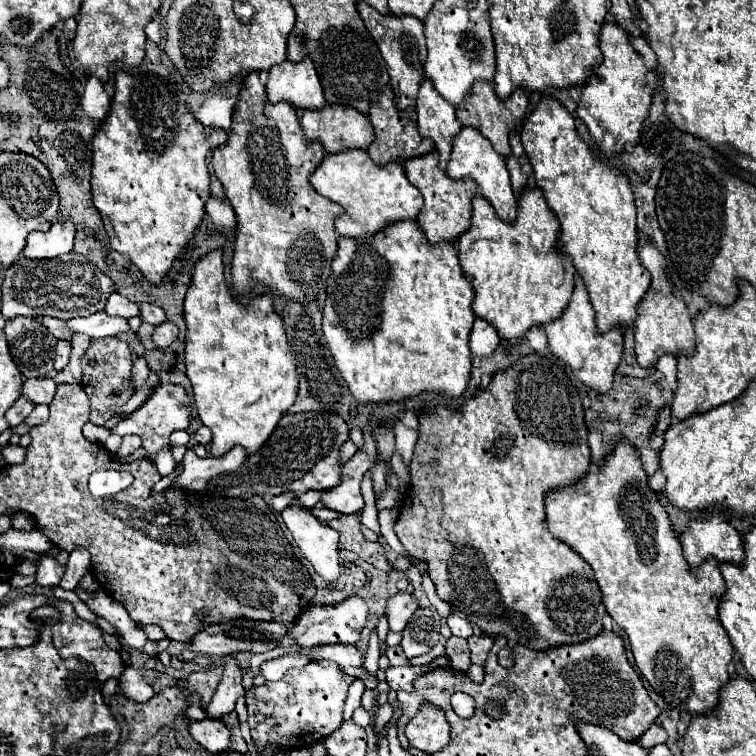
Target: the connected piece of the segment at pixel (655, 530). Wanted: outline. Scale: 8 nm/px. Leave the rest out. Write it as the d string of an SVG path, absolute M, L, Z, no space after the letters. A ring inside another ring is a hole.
M627 440L617 442L605 456L603 464L595 464L591 460L583 480L559 490L549 490L545 496L545 514L549 532L569 544L573 550L579 550L581 558L591 564L603 594L603 604L609 616L629 636L635 662L649 684L657 688L655 692L679 710L713 710L717 706L719 688L729 680L727 668L733 658L731 640L717 614L717 604L725 588L723 576L719 574L719 562L715 558L707 558L697 568L687 564L669 516L661 506L659 496L647 484L647 474L633 444Z

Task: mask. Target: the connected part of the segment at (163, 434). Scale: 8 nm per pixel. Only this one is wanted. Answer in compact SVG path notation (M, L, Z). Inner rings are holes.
M159 384L159 386L153 390L153 394L149 396L149 400L147 400L139 410L135 410L127 420L119 422L119 424L113 428L113 434L119 434L119 436L135 434L135 436L141 438L143 448L145 448L149 454L155 454L155 452L159 452L163 446L169 444L169 436L171 436L175 430L187 430L187 428L189 428L189 422L191 422L191 404L189 404L187 392L185 392L181 386Z

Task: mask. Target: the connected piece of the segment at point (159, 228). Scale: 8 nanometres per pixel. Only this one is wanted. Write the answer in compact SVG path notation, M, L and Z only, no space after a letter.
M123 70L115 72L115 96L111 108L99 122L99 128L91 140L91 198L103 218L111 248L129 256L151 284L161 282L179 250L187 246L195 228L201 224L205 214L205 198L211 196L207 156L227 139L224 130L205 127L193 118L187 102L179 98L177 86L167 78L155 74L135 78Z

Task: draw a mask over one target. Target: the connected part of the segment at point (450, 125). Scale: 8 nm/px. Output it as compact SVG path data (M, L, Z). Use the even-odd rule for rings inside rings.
M423 78L419 84L417 114L419 134L433 138L439 152L439 166L445 170L451 154L451 140L461 130L461 124L455 118L455 106L435 90L429 78Z

